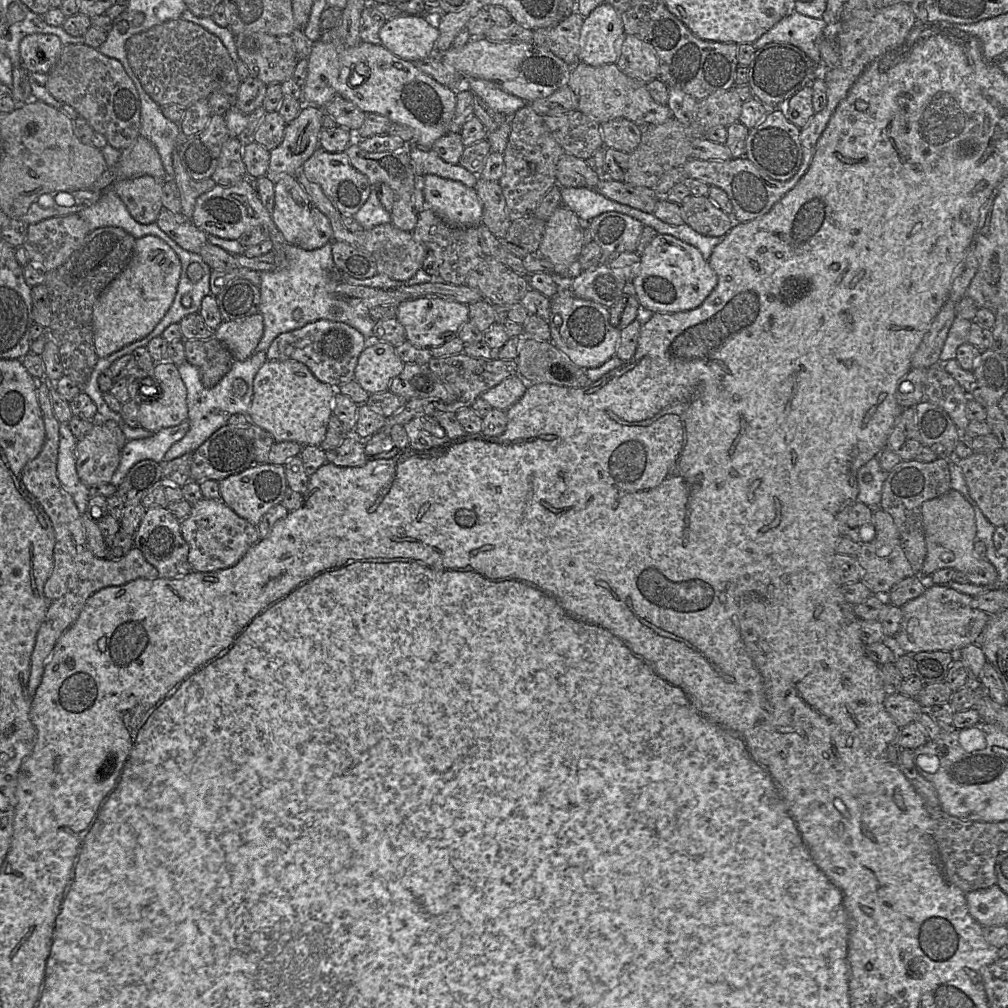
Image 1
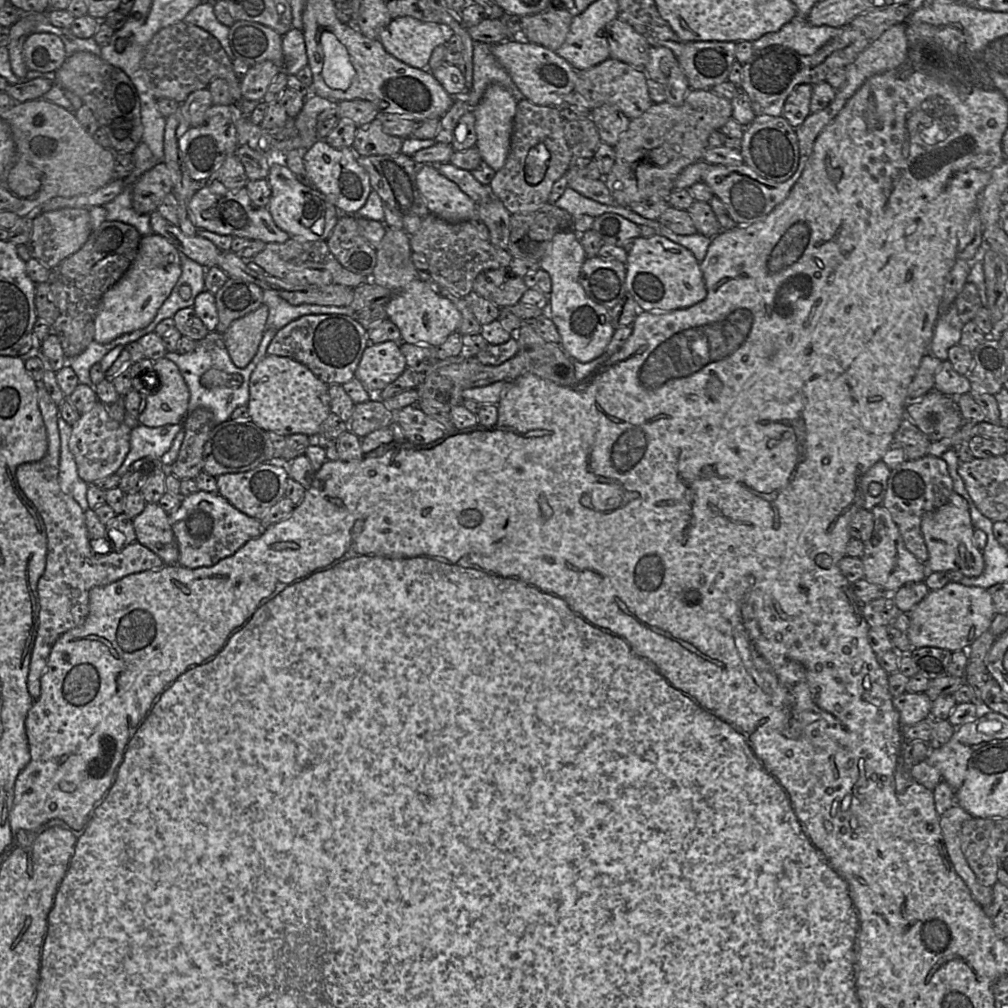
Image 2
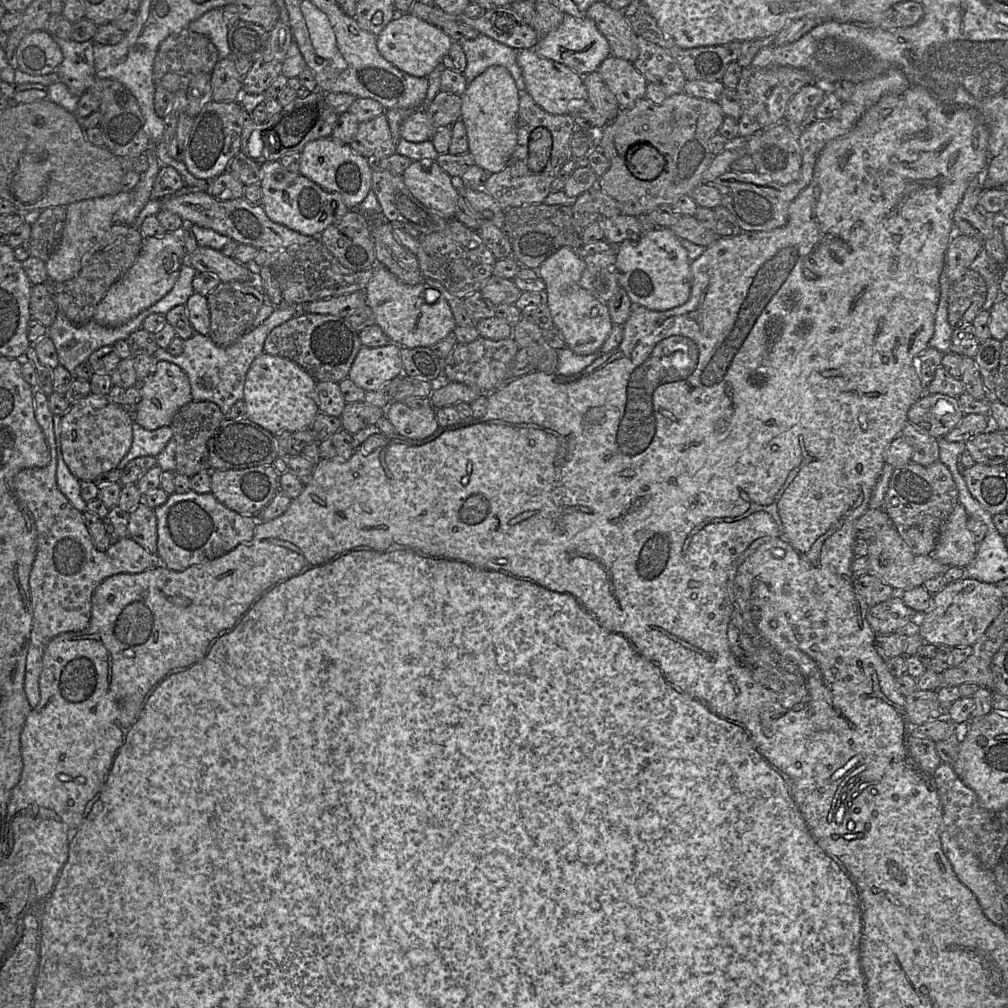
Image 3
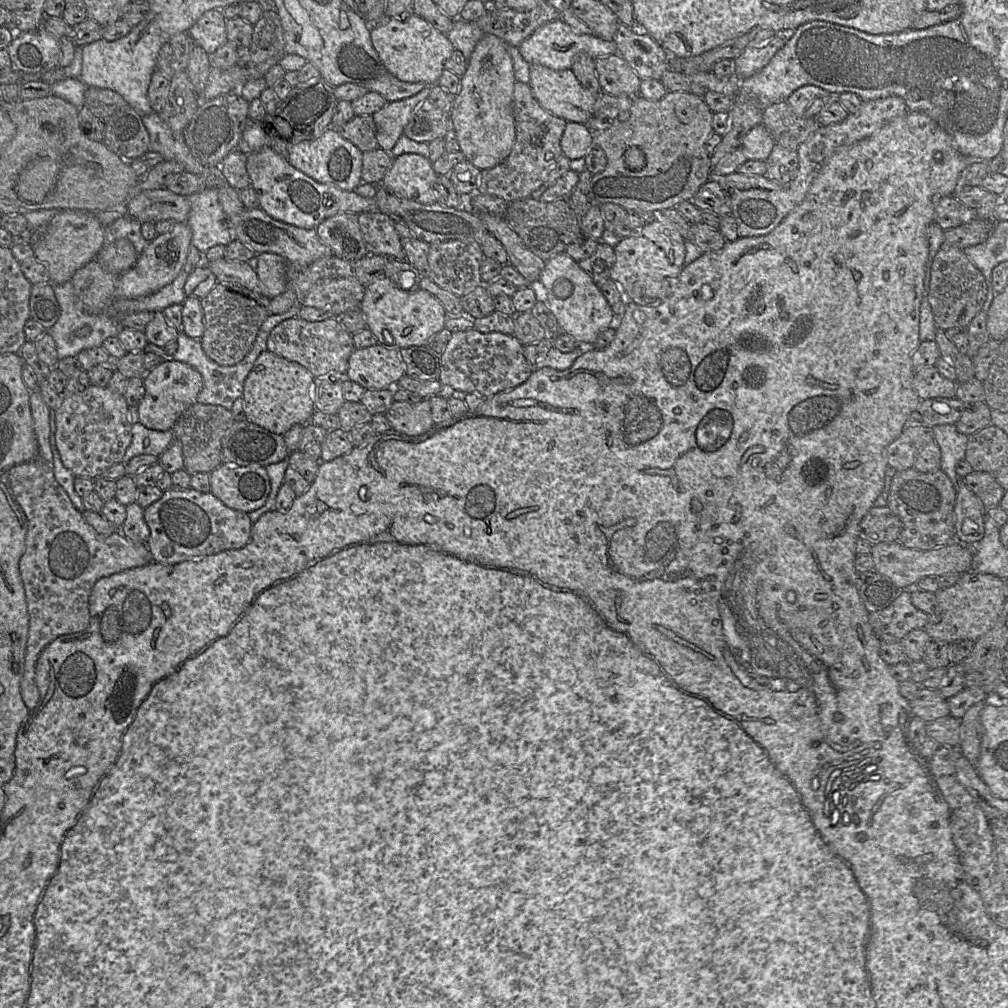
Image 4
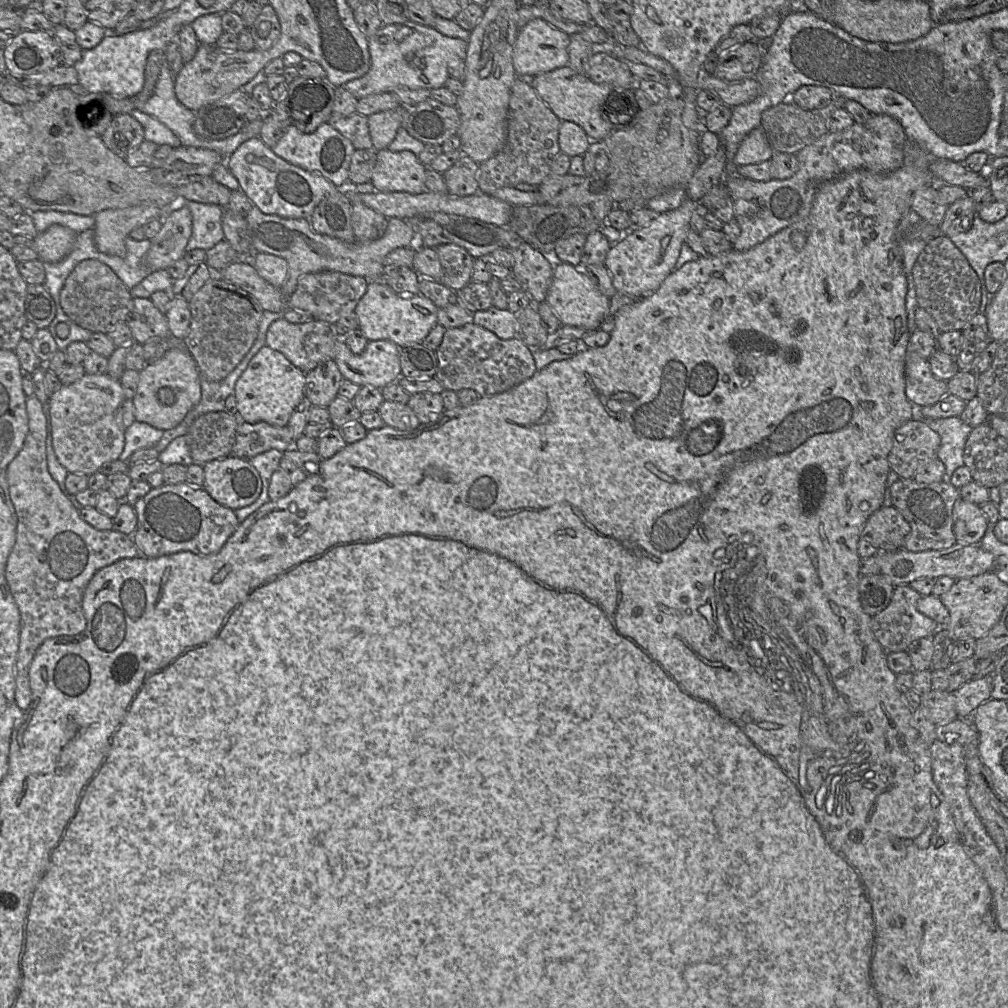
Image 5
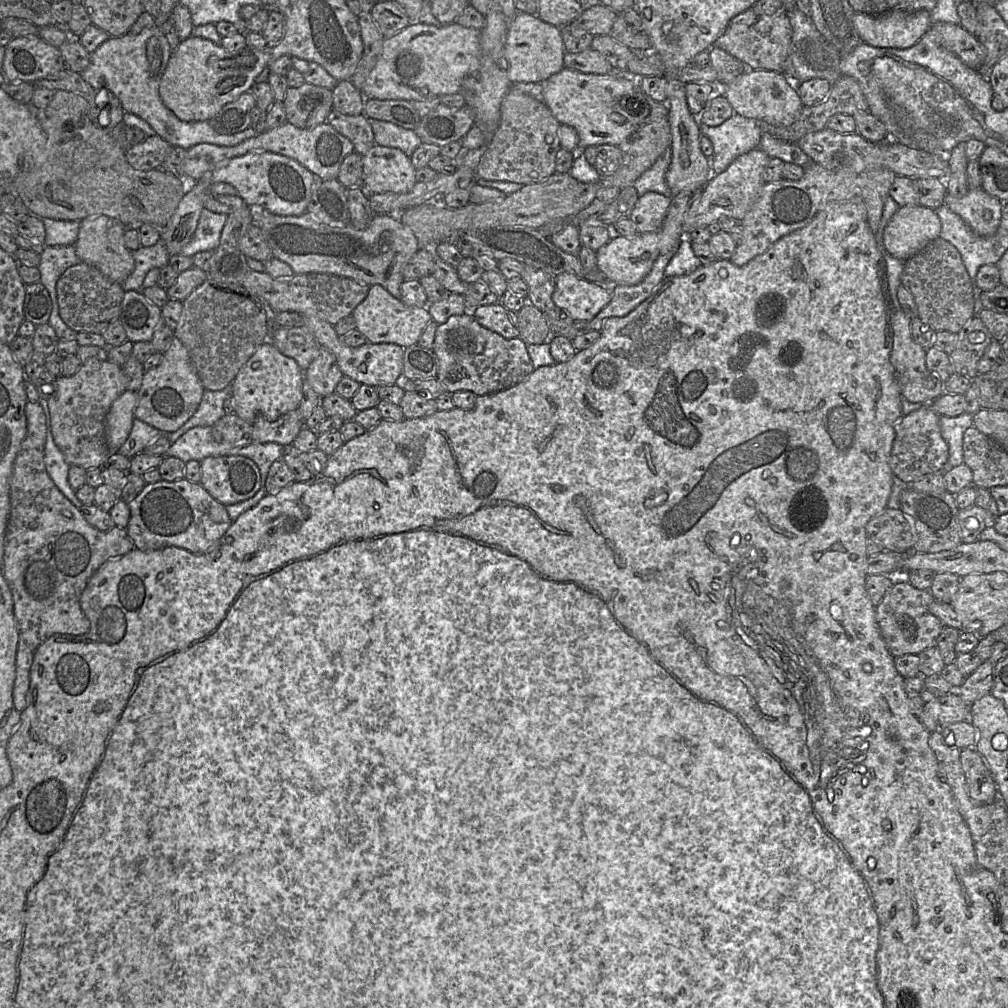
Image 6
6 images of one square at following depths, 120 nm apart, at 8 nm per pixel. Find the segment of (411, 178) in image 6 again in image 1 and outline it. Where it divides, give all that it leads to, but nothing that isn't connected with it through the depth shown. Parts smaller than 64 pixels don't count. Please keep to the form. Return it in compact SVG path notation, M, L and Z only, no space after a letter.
M437 175L419 178L426 207L454 227L477 227L482 222L483 206L475 188Z

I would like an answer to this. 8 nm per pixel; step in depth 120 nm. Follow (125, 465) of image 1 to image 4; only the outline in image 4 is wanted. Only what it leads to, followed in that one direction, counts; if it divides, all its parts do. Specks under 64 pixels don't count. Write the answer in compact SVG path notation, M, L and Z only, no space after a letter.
M140 422L132 424L132 441L123 457L123 464L127 464L133 457L149 454L159 457L173 439L173 430L156 431L148 429Z

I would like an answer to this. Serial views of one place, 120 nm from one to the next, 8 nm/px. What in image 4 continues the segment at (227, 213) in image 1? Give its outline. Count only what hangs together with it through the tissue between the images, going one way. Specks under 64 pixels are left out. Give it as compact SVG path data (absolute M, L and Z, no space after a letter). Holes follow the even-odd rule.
M165 187L147 190L129 198L127 215L144 222L172 220L187 222L190 203L186 196L175 194ZM260 207L244 208L239 216L229 218L230 230L235 239L258 253L270 252L284 257L288 262L308 265L315 260L333 255L332 249L318 236L315 229L305 229L270 217Z

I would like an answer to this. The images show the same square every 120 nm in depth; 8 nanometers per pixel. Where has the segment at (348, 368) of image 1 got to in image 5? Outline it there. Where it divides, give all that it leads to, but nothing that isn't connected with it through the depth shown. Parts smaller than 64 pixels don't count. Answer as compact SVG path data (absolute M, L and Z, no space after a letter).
M280 318L270 325L266 335L266 345L281 352L293 365L304 373L308 373L321 362L334 360L337 338L334 325L324 321L291 323Z

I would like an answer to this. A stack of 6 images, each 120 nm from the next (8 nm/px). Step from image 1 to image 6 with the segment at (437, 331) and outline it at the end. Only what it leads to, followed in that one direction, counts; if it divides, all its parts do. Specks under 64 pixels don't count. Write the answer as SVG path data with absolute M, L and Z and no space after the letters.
M381 285L369 287L367 297L354 309L351 314L360 331L370 343L393 343L403 348L418 344L418 340L432 321L432 316L427 307L407 306L401 299L392 296Z

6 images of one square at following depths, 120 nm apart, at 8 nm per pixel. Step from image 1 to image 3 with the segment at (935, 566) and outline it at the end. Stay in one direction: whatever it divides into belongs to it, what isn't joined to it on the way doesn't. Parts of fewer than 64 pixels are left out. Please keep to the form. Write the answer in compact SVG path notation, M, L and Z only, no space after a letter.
M958 503L942 527L932 555L947 567L966 568L975 558L978 544L967 528L969 516Z

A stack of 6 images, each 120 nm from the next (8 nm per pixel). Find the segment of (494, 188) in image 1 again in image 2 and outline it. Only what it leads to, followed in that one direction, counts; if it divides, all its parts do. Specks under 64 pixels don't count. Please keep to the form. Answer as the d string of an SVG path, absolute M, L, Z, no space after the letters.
M494 195L485 204L477 206L477 214L489 229L489 241L494 246L507 250L510 239L511 213Z

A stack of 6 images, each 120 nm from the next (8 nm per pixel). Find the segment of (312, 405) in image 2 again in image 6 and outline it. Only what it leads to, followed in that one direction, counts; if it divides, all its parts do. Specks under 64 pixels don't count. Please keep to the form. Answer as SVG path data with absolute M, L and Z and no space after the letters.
M265 341L232 382L234 413L253 424L258 417L275 421L283 414L298 409L302 399L304 372L293 358L282 354L272 342Z

